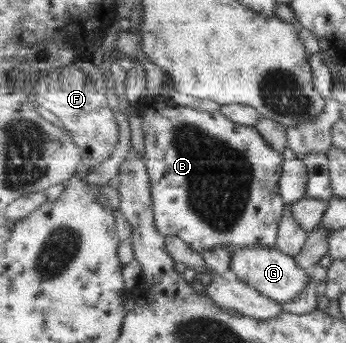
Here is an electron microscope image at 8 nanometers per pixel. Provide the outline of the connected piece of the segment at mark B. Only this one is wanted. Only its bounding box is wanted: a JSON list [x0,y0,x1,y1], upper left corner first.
[137,96,286,255]

